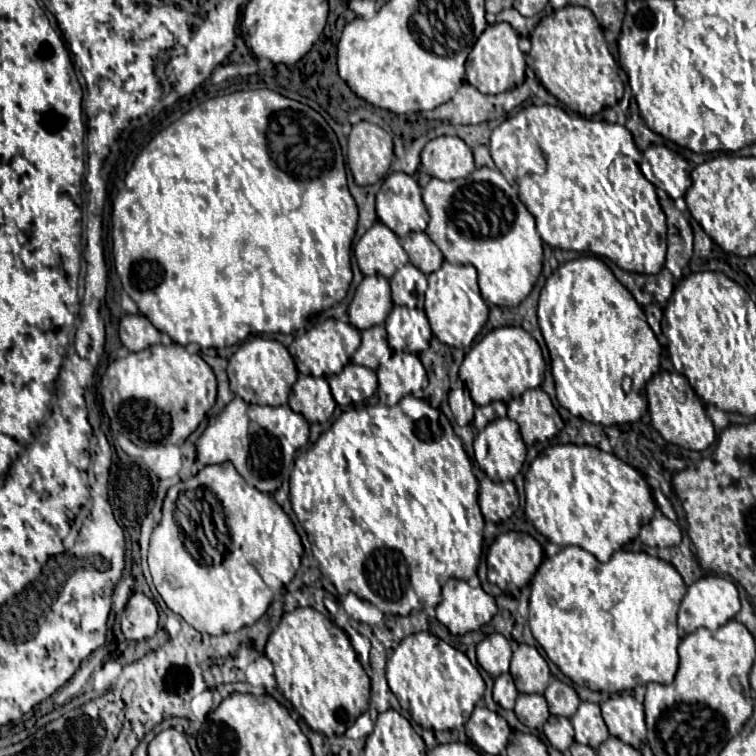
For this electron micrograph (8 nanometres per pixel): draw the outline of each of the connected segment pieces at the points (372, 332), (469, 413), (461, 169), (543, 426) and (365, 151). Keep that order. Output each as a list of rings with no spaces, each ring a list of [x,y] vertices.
[[[373,326],[361,332],[361,346],[353,354],[353,362],[365,368],[375,370],[383,360],[391,358],[391,350],[387,346],[387,332],[383,326]]]
[[[457,388],[457,390],[449,392],[449,406],[451,406],[459,426],[467,426],[473,422],[475,404],[473,404],[473,400],[465,388]]]
[[[439,136],[425,144],[421,152],[421,168],[431,178],[457,180],[473,172],[473,152],[471,148],[455,136]]]
[[[533,388],[507,404],[507,416],[519,424],[525,444],[545,442],[563,430],[563,420],[551,398],[541,388]]]
[[[371,122],[353,126],[347,144],[347,164],[355,184],[369,186],[379,182],[391,166],[393,140],[389,132]]]

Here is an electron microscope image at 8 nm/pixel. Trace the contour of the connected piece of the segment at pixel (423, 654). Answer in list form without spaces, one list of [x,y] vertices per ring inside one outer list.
[[[431,632],[411,634],[401,640],[393,656],[387,660],[387,683],[391,692],[399,698],[401,708],[407,710],[411,718],[425,730],[453,730],[457,726],[463,726],[485,692],[485,682],[469,658]]]

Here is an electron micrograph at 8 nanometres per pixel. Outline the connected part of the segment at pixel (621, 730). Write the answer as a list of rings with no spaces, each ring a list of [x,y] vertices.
[[[621,694],[601,702],[601,712],[611,736],[633,748],[641,748],[647,738],[641,702],[637,702],[631,694]]]

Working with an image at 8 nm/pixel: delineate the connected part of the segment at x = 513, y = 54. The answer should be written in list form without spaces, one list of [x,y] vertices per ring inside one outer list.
[[[505,22],[487,26],[485,32],[475,42],[473,50],[469,52],[465,64],[467,82],[471,74],[471,86],[475,86],[483,94],[501,94],[522,83],[525,80],[526,61],[525,54],[519,48],[519,40],[519,34]]]

